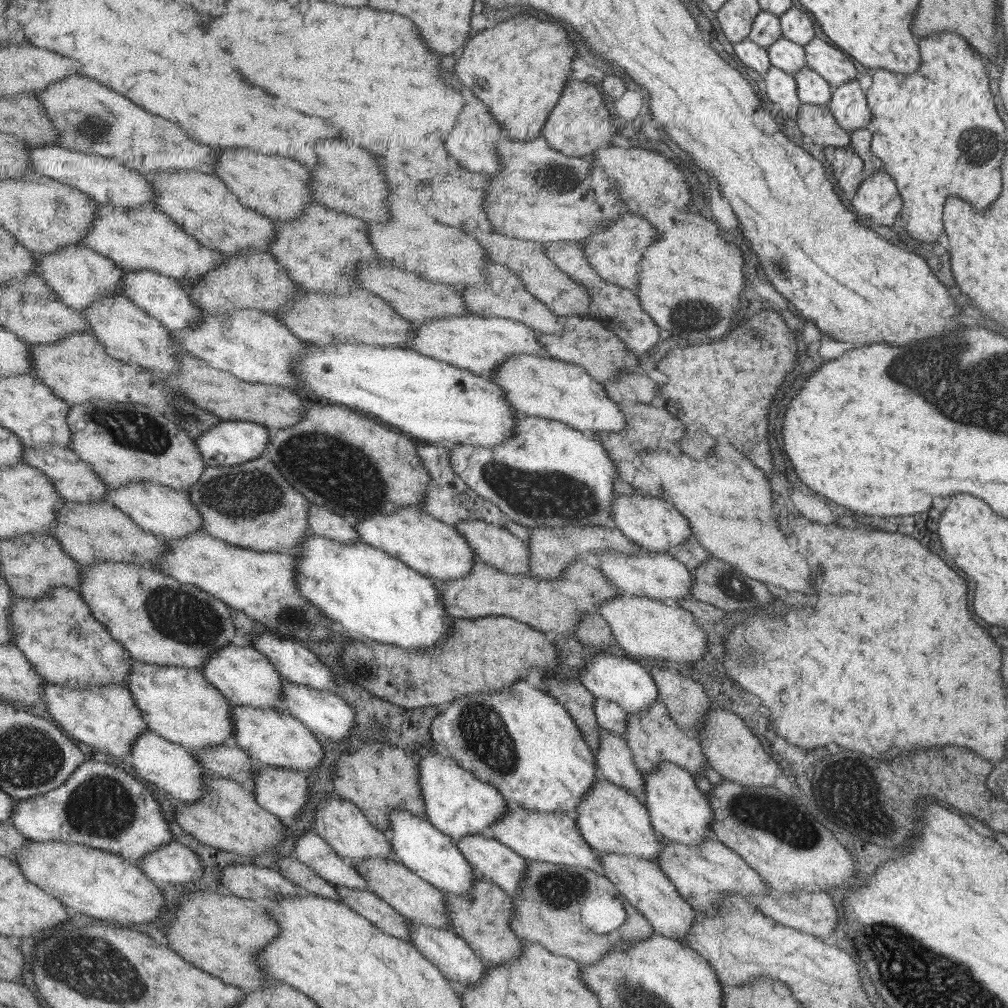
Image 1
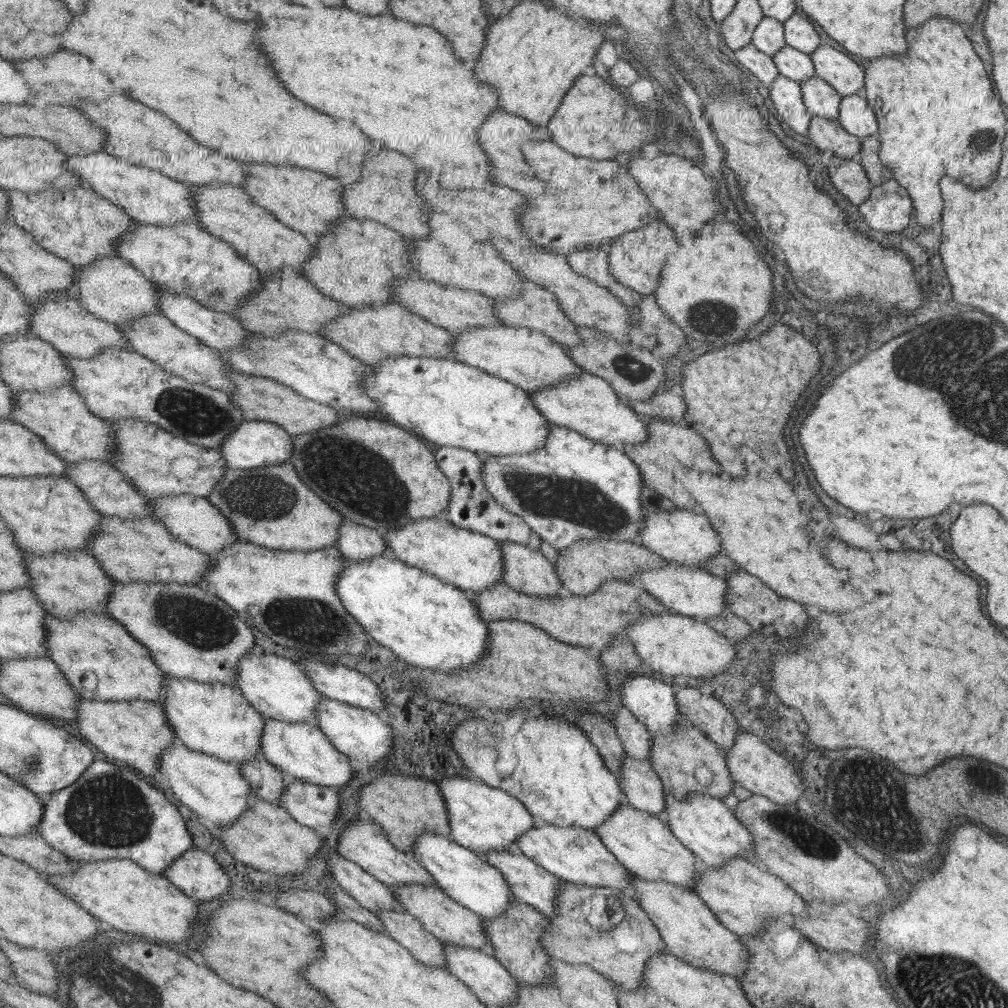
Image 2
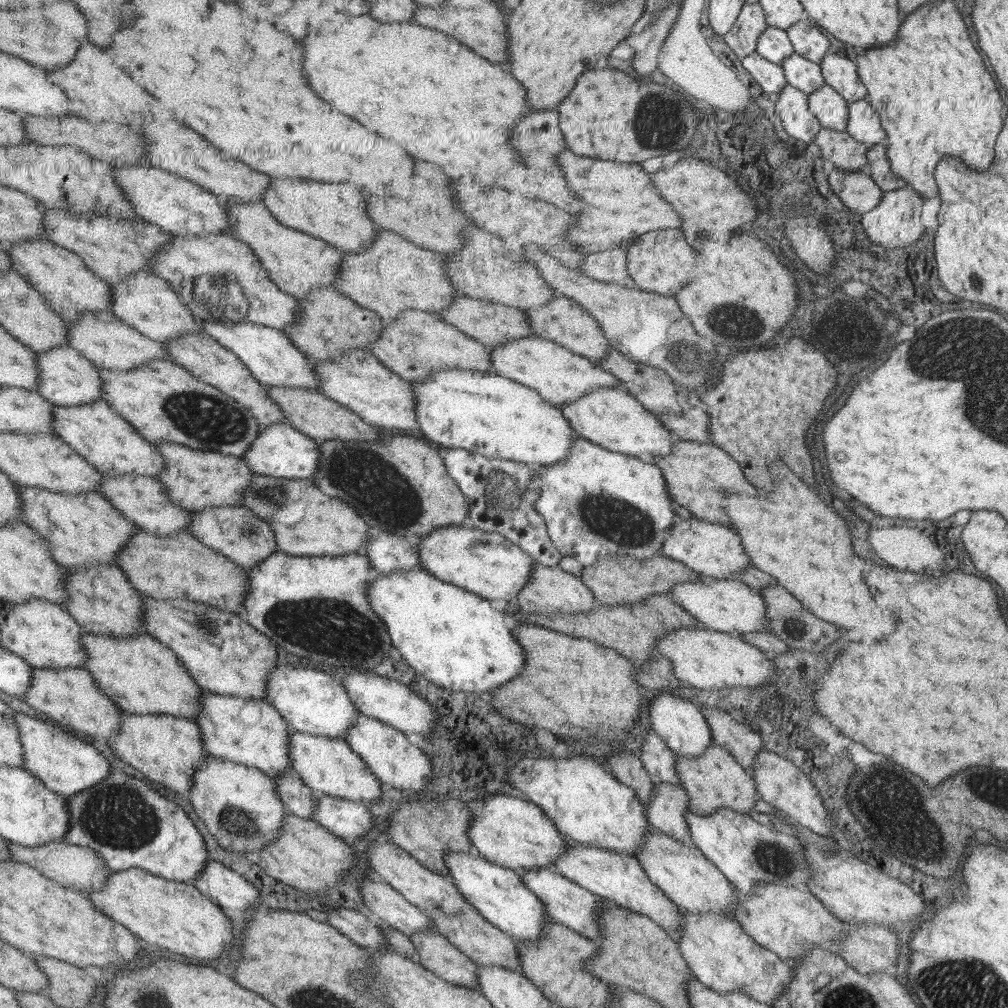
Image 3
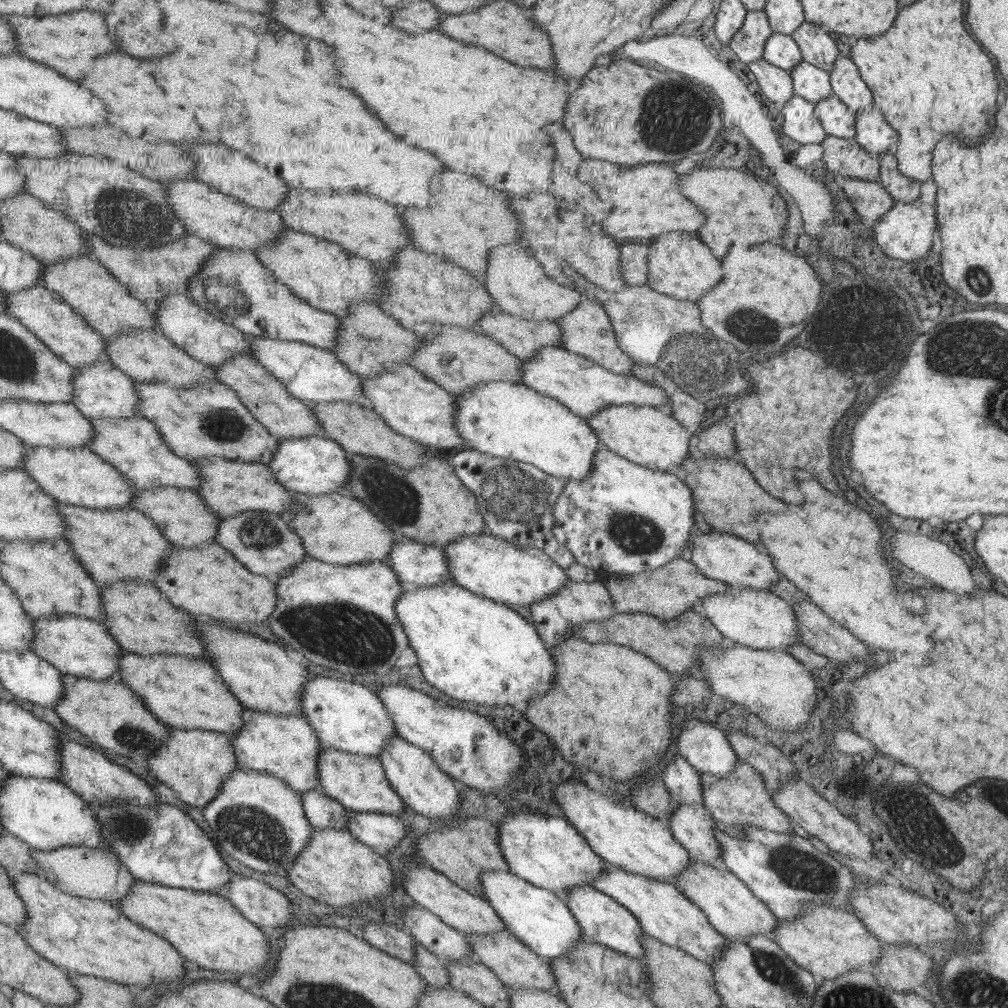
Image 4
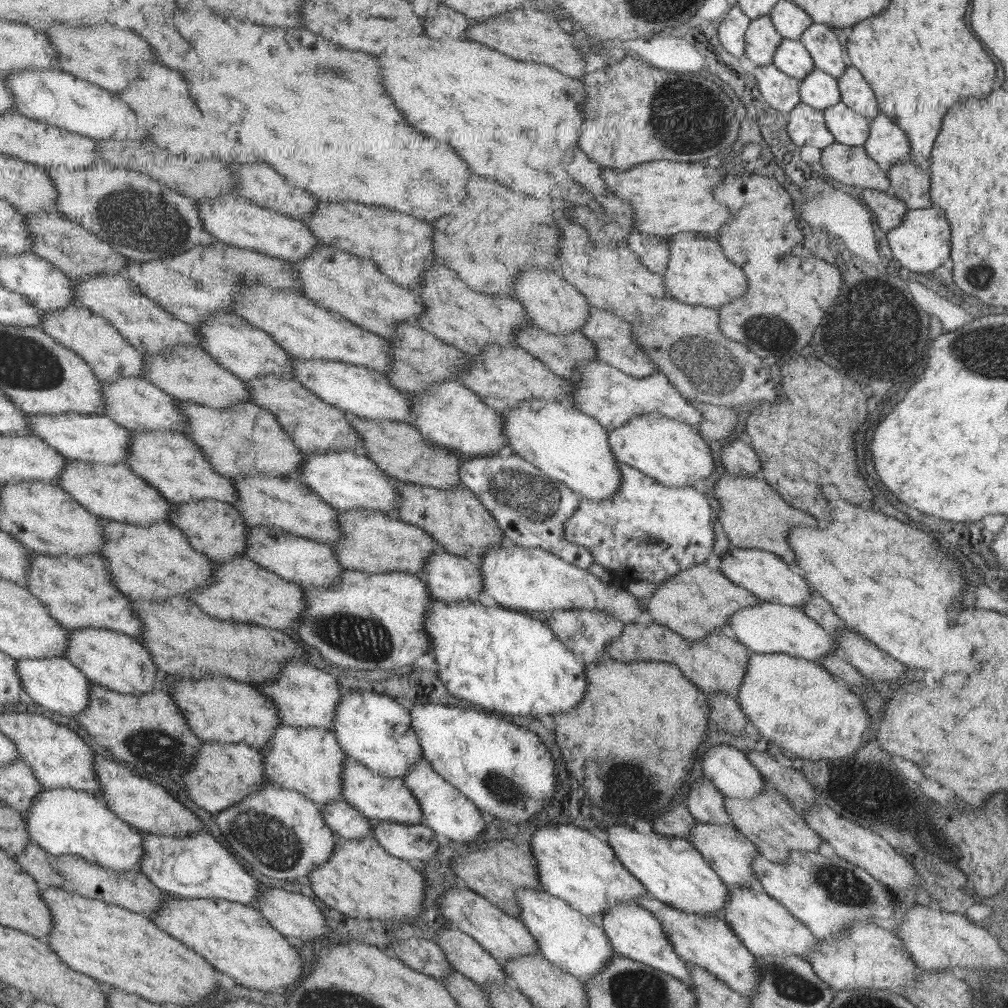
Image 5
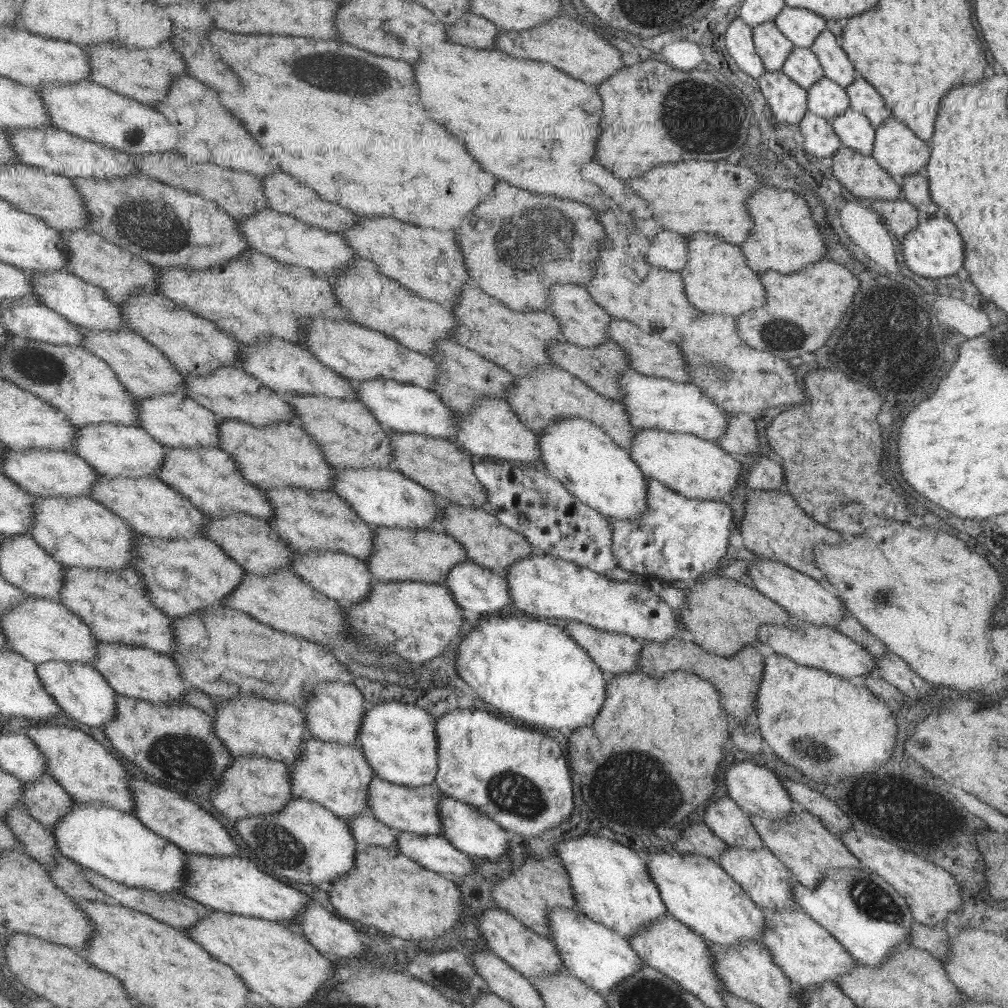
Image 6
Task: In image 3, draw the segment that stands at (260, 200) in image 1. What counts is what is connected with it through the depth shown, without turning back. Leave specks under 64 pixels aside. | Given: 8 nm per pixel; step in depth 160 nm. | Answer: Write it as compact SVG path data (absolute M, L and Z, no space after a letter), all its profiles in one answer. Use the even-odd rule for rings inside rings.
M270 178L267 191L261 195L261 203L276 217L276 221L283 226L292 227L315 238L323 239L340 251L361 252L372 244L379 229L379 226L369 218L366 211L366 198L367 196L363 196L351 184L309 182L302 178Z

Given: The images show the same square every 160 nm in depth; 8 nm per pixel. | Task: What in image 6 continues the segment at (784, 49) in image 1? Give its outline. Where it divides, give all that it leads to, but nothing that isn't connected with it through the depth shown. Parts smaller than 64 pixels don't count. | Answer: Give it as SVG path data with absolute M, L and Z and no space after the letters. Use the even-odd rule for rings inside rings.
M822 76L807 90L807 108L817 116L831 120L848 109L845 89Z

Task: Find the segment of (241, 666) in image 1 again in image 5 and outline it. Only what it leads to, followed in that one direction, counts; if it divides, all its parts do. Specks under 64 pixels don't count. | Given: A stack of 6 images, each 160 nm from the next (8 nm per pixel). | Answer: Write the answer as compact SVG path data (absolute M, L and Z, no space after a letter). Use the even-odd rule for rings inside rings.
M360 691L340 695L340 702L334 710L334 726L331 732L347 757L368 767L374 774L385 777L402 778L408 774L423 752L417 742L417 734L410 726L410 710L393 701L386 694Z

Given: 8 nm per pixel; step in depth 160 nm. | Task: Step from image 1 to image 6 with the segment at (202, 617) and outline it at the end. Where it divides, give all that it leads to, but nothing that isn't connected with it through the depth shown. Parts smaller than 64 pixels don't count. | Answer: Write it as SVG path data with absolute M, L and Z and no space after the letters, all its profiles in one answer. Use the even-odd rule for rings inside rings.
M346 679L318 683L304 699L306 705L301 708L301 712L306 716L306 727L312 738L341 745L356 744L366 710L363 707L363 696L355 685Z

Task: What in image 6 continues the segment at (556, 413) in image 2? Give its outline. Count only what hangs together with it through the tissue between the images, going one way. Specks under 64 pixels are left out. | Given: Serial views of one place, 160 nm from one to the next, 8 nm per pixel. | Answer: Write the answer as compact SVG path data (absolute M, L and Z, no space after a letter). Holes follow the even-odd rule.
M656 428L637 429L627 452L645 477L664 483L685 498L727 503L732 500L731 492L737 486L737 476L743 472L742 465L715 442L692 434L665 432Z

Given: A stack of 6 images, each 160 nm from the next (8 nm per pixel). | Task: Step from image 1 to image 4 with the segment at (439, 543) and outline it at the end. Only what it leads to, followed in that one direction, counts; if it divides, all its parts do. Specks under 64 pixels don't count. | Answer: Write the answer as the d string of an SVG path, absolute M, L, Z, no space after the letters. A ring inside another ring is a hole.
M487 532L460 536L441 548L445 558L448 558L452 582L495 603L533 605L548 596L554 596L554 592L558 592L568 580L564 567L553 562L542 550L519 545Z

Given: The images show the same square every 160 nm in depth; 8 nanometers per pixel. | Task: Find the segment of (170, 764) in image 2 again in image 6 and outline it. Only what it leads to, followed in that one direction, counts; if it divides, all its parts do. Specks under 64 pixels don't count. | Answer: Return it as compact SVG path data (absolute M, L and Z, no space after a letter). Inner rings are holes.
M292 797L288 804L284 804L284 808L267 814L267 816L248 816L247 818L239 818L234 821L234 827L239 834L239 838L243 840L242 846L249 848L257 856L257 860L263 862L264 868L268 872L273 872L277 876L283 876L289 880L296 880L301 884L321 884L321 882L333 882L347 874L354 868L354 858L356 858L357 846L356 840L344 819L340 819L327 810L324 806L315 802L309 802L301 798Z

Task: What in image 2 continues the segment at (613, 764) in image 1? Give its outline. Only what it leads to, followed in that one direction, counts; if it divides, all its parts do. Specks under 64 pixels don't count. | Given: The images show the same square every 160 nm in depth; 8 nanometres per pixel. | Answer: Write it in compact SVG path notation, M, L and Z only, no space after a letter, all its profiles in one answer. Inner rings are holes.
M624 752L620 776L614 775L629 806L651 816L662 816L665 809L665 786L649 762L639 762Z

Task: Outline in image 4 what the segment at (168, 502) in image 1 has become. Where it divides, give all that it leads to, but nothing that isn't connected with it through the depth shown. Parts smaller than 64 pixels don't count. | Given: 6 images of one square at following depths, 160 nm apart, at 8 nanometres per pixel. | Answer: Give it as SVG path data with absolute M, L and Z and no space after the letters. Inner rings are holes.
M248 510L229 518L221 517L214 540L247 570L256 575L266 576L274 583L294 564L307 559L301 539L290 529L284 518L274 512Z

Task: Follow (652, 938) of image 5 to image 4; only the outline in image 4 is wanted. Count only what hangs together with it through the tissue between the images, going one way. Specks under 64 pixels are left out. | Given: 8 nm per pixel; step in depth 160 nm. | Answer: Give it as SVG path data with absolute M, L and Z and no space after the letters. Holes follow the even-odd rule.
M589 885L574 886L566 892L563 898L566 900L568 909L576 918L585 939L600 943L611 950L620 951L621 954L634 959L639 960L642 957L643 948L639 943L639 938L643 930L637 918L620 903Z

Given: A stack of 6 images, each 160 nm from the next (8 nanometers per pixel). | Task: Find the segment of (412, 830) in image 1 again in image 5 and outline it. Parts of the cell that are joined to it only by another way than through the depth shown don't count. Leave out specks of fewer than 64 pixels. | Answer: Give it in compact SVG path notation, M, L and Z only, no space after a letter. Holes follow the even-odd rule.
M518 888L514 897L521 922L534 936L539 953L553 966L573 975L582 983L588 982L594 974L600 972L612 955L616 954L601 924L570 907L563 899L535 888Z

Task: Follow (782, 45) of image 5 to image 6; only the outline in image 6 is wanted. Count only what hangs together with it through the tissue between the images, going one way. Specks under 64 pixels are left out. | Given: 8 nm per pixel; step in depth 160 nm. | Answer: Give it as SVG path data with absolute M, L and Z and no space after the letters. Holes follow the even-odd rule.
M799 46L792 47L788 58L782 64L781 71L805 90L823 76L817 57L810 49Z

